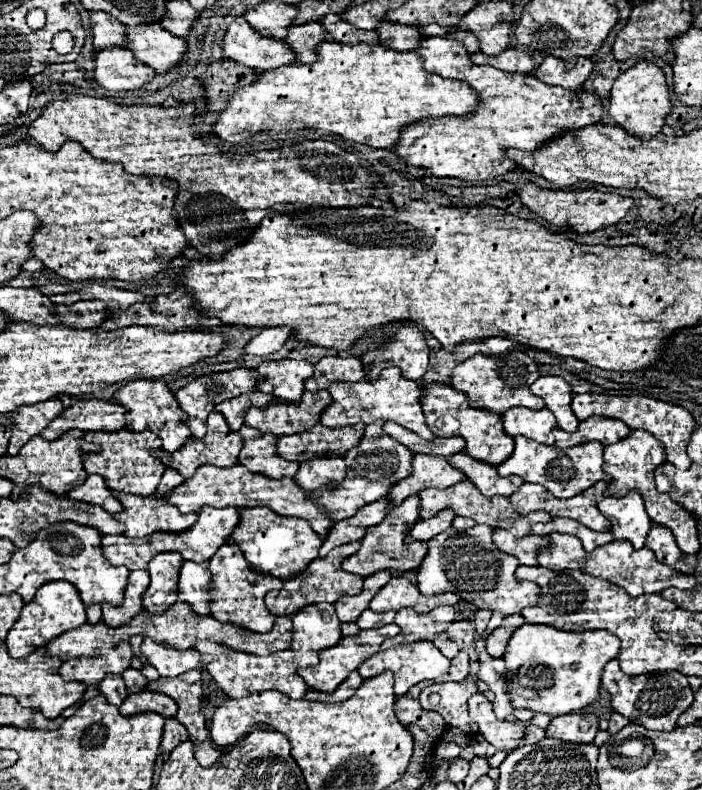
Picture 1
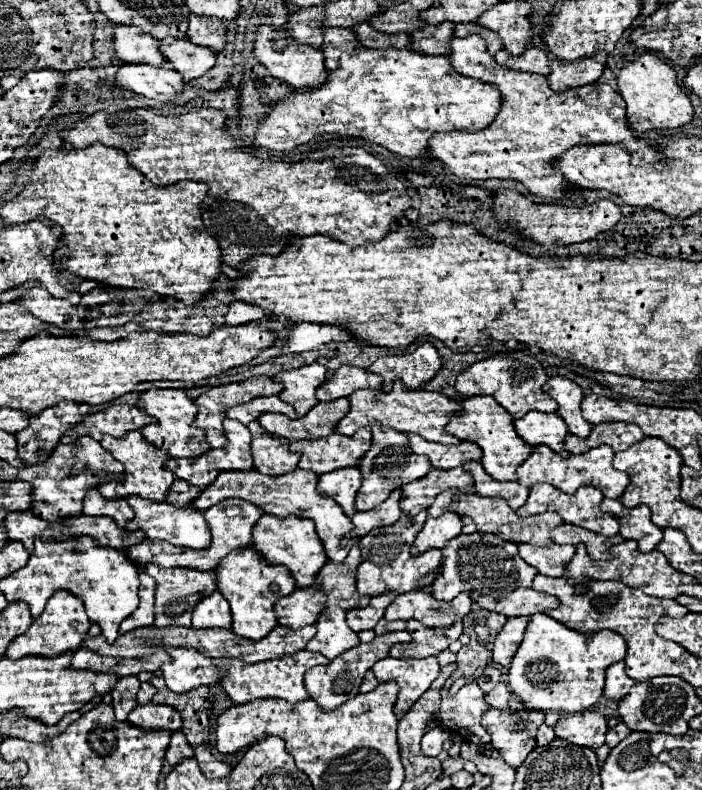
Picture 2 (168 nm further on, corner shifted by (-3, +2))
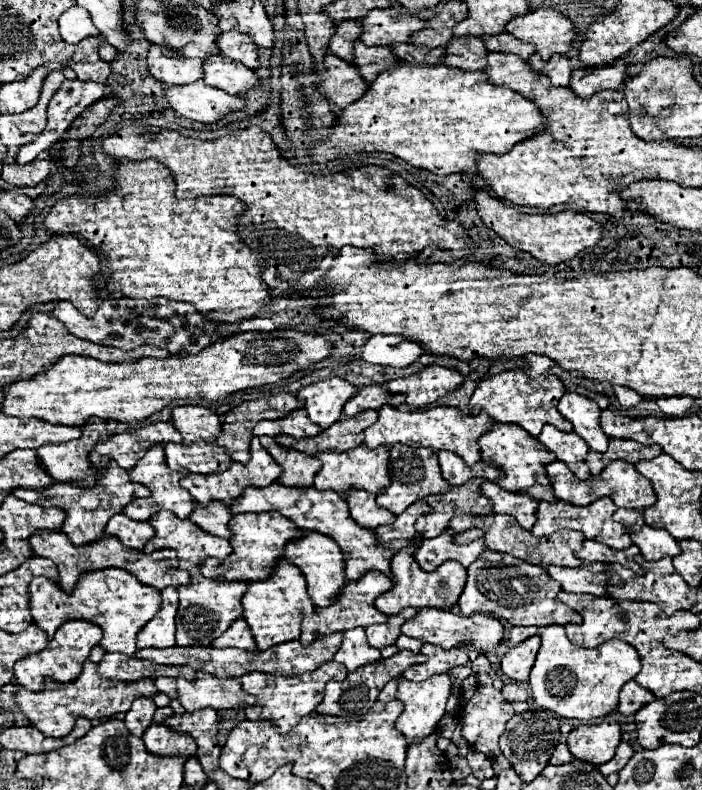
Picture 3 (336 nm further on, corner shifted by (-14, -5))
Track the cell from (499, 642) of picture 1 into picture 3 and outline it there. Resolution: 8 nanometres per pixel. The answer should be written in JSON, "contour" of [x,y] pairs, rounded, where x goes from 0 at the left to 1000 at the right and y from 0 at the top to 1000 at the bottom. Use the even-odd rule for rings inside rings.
{"contour":[[[756,805],[751,810],[745,810],[742,815],[725,820],[725,825],[711,838],[717,853],[722,858],[728,858],[728,861],[748,863],[754,858],[754,848],[759,843],[759,835],[762,835],[762,828],[768,823],[768,815],[771,815],[771,808],[768,805]]]}

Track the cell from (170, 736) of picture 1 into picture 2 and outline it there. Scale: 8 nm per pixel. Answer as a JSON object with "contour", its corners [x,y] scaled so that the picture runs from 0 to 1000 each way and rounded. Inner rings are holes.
{"contour":[[[259,925],[245,928],[245,938],[242,938],[242,946],[239,946],[239,951],[236,951],[236,963],[248,971],[248,968],[254,968],[259,961],[268,961],[268,958],[274,958],[274,956],[276,956],[276,948],[268,943],[262,928],[259,928]]]}

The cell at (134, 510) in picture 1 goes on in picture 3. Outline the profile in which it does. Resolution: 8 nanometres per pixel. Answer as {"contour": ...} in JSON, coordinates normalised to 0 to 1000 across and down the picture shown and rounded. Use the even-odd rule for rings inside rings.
{"contour":[[[241,646],[224,648],[212,661],[221,668],[221,678],[212,681],[204,694],[209,701],[226,694],[246,694],[258,709],[272,711],[286,711],[298,704],[318,709],[329,701],[326,684],[295,676],[286,668],[278,668],[272,658],[258,658]]]}

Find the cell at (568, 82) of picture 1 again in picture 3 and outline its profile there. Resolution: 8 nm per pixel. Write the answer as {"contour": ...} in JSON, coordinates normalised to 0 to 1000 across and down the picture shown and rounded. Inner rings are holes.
{"contour":[[[879,76],[876,81],[862,81],[853,86],[816,89],[811,111],[828,124],[839,124],[853,114],[882,111],[890,99],[893,99],[893,84],[887,76]]]}

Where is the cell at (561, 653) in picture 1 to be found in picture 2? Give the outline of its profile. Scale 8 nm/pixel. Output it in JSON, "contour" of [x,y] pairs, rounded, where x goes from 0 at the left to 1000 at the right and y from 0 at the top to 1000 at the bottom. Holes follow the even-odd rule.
{"contour":[[[769,776],[755,781],[729,842],[724,847],[724,867],[732,880],[764,900],[823,903],[843,895],[860,875],[863,847],[892,832],[892,811],[875,799],[823,801],[792,789],[786,781]]]}

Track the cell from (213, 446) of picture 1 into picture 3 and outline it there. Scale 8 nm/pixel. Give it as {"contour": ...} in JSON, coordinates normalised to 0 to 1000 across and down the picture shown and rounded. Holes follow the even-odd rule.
{"contour":[[[360,552],[360,557],[358,557],[355,575],[358,575],[358,582],[352,587],[332,585],[321,597],[312,597],[312,600],[295,600],[295,603],[266,600],[255,610],[261,618],[266,618],[272,623],[272,628],[283,638],[298,638],[301,633],[318,633],[321,638],[329,638],[329,633],[335,633],[335,628],[340,628],[352,615],[372,618],[372,615],[389,613],[397,605],[397,587],[392,587],[392,582],[386,582],[386,577],[380,577],[380,570],[372,565],[366,552]]]}

